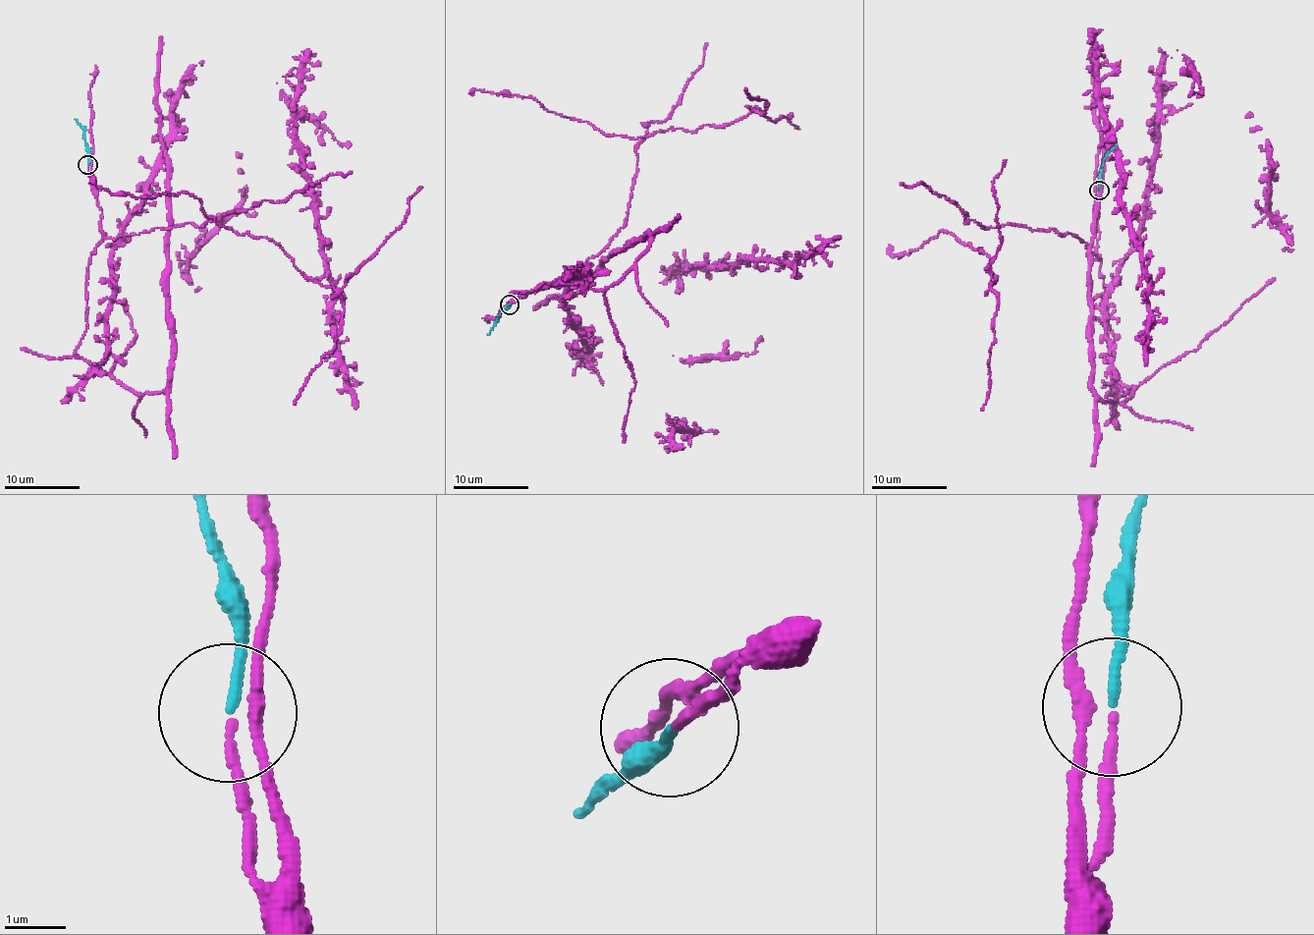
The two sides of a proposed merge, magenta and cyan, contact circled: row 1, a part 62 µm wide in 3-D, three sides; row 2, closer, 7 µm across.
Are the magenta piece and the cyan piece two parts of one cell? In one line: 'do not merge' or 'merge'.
merge

